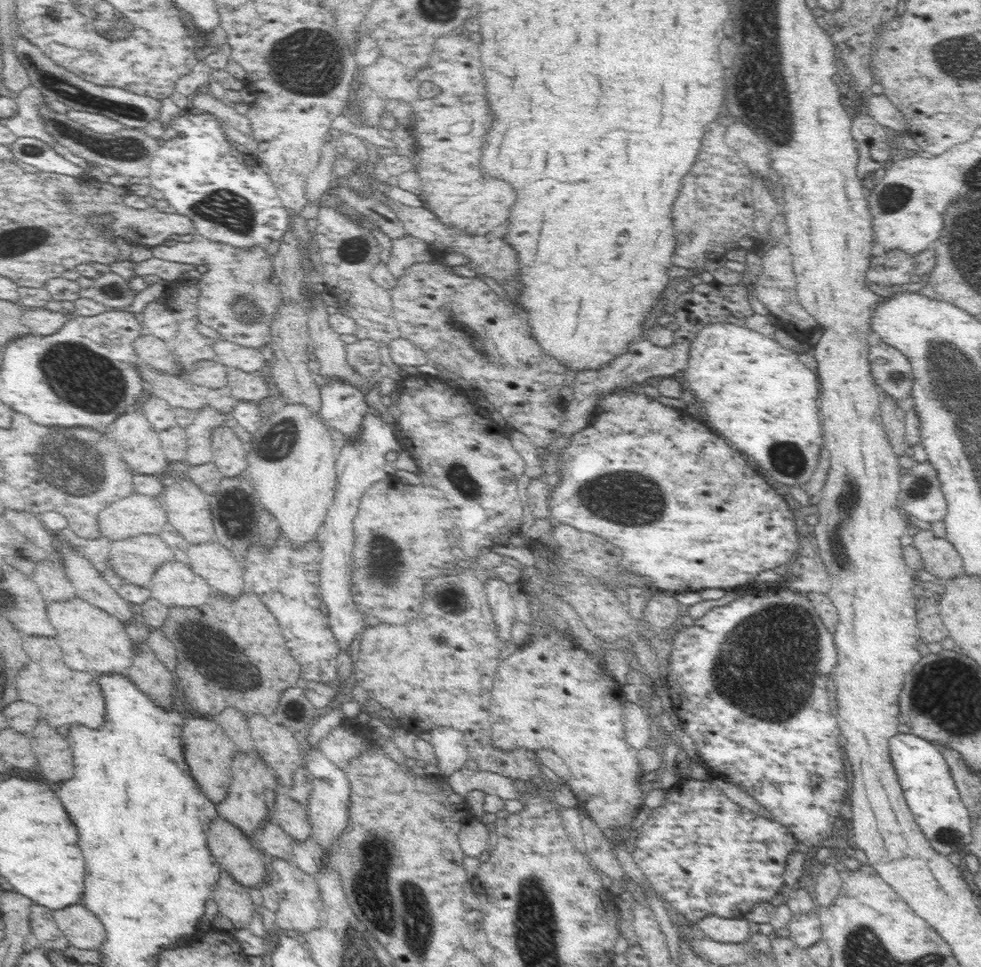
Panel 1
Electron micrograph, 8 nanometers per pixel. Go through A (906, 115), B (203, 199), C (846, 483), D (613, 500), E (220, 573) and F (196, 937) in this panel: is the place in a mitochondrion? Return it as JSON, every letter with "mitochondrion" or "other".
{"A":"other","B":"mitochondrion","C":"mitochondrion","D":"mitochondrion","E":"other","F":"other"}

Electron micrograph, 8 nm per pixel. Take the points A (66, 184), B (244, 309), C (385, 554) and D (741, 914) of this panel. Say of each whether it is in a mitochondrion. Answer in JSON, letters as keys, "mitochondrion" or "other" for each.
{"A":"other","B":"mitochondrion","C":"mitochondrion","D":"other"}

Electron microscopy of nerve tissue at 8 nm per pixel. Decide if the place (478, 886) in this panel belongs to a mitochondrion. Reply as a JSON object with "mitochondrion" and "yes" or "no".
{"mitochondrion":"no"}

